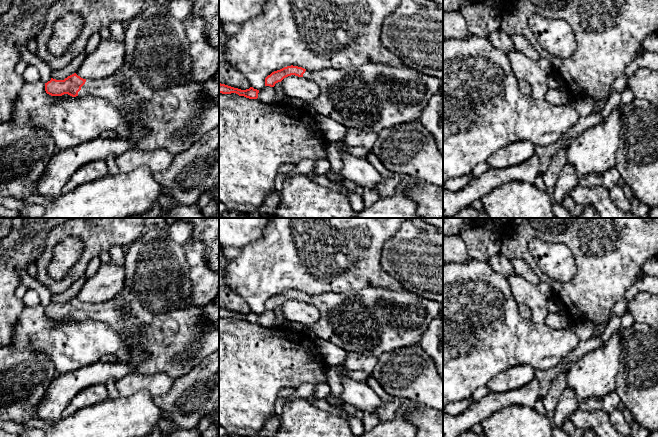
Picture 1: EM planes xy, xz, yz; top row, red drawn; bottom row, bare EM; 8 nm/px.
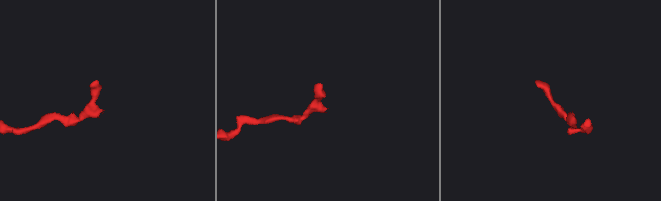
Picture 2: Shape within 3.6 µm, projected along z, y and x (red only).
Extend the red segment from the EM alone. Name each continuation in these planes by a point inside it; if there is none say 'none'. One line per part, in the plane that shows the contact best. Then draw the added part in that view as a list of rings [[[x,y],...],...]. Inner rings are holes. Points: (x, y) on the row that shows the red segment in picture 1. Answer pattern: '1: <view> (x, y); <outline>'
1: xy (165, 109); [[[152,3],[125,24],[124,42],[126,46],[123,65],[111,76],[105,79],[86,80],[85,84],[78,92],[78,96],[96,95],[109,101],[123,116],[130,127],[130,134],[126,137],[136,144],[136,149],[142,151],[153,151],[156,149],[166,149],[173,155],[182,153],[197,142],[205,133],[219,125],[219,103],[212,103],[202,94],[201,82],[191,79],[192,62],[189,54],[190,41],[186,34],[186,29],[182,20],[172,17],[162,3]]]

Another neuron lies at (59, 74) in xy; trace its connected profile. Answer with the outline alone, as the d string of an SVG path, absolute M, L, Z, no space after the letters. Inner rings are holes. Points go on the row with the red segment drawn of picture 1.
M82 52L79 54L71 63L69 63L66 67L61 69L53 69L51 77L56 80L64 80L68 76L77 72L82 62L86 58L86 52Z

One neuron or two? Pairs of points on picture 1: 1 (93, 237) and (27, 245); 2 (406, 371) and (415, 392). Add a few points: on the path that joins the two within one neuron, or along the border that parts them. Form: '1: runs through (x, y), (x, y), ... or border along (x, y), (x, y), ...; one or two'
1: border along (54, 228), (48, 235), (43, 252), (35, 261); two
2: runs through (411, 376), (415, 380), (415, 387); one

